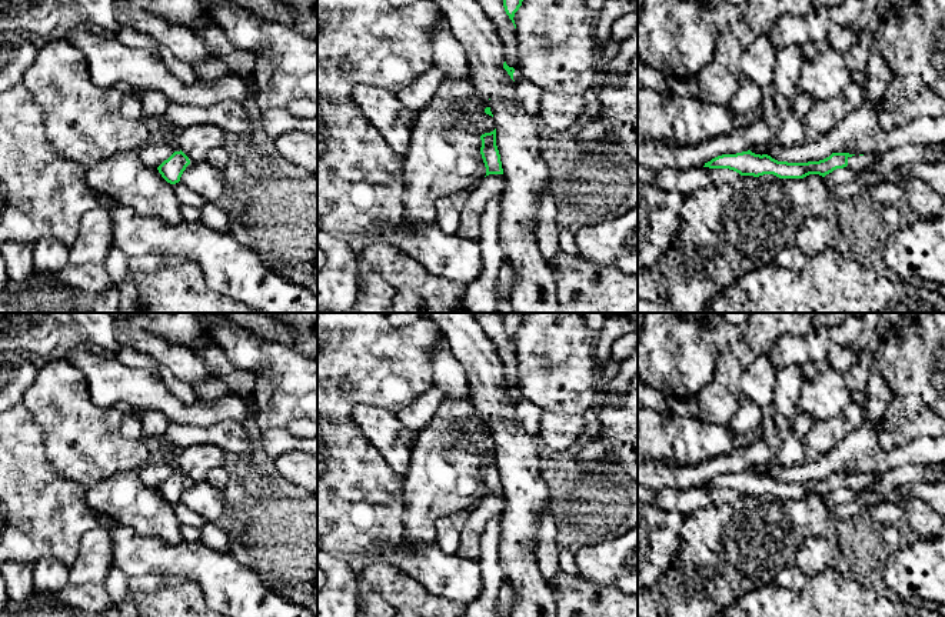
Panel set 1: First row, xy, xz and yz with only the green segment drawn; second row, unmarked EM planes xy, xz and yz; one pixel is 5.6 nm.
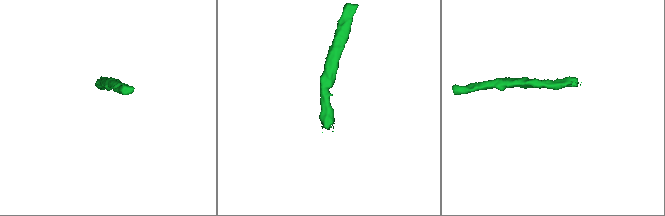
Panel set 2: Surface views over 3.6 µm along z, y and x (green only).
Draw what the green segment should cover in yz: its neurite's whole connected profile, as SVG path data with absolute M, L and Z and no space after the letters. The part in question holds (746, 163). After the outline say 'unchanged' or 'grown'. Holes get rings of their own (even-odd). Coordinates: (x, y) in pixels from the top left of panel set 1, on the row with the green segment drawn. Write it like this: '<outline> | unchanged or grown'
M751 150L736 154L722 154L703 167L709 169L729 169L741 176L759 177L763 174L773 174L779 179L803 179L809 174L819 174L825 177L836 169L852 169L865 171L881 160L884 154L849 154L849 153L832 153L829 157L819 161L808 163L788 163L778 161L768 154L755 154Z | grown

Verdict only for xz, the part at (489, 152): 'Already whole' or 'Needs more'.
Already whole

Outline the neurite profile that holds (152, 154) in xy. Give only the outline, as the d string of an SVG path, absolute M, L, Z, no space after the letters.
M167 141L146 144L143 149L139 150L142 161L152 169L157 169L173 153L174 153L173 144Z

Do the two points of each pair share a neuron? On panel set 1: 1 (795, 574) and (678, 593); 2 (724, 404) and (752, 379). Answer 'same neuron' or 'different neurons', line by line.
1: different neurons
2: different neurons

